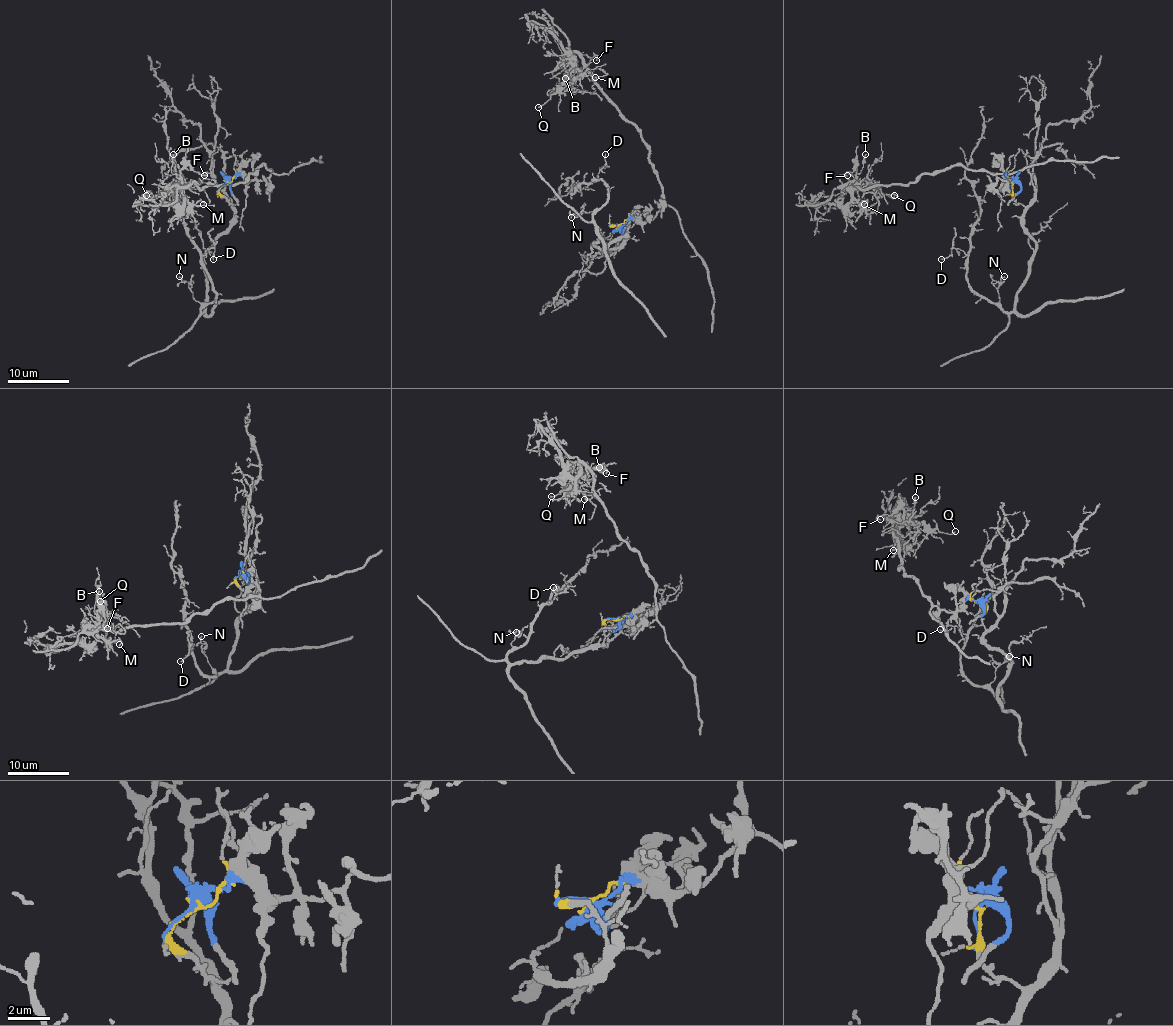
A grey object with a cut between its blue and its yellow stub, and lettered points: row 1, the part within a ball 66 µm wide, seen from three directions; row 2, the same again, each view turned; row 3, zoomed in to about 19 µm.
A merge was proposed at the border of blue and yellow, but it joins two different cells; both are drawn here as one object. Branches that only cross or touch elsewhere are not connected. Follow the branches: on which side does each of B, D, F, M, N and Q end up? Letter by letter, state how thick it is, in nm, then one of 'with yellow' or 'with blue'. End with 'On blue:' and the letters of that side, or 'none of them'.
B: 150 nm thick; with blue
D: 100 nm thick; with yellow
F: 130 nm thick; with blue
M: 90 nm thick; with blue
N: 130 nm thick; with yellow
Q: 130 nm thick; with blue
On blue: B, F, M, Q

